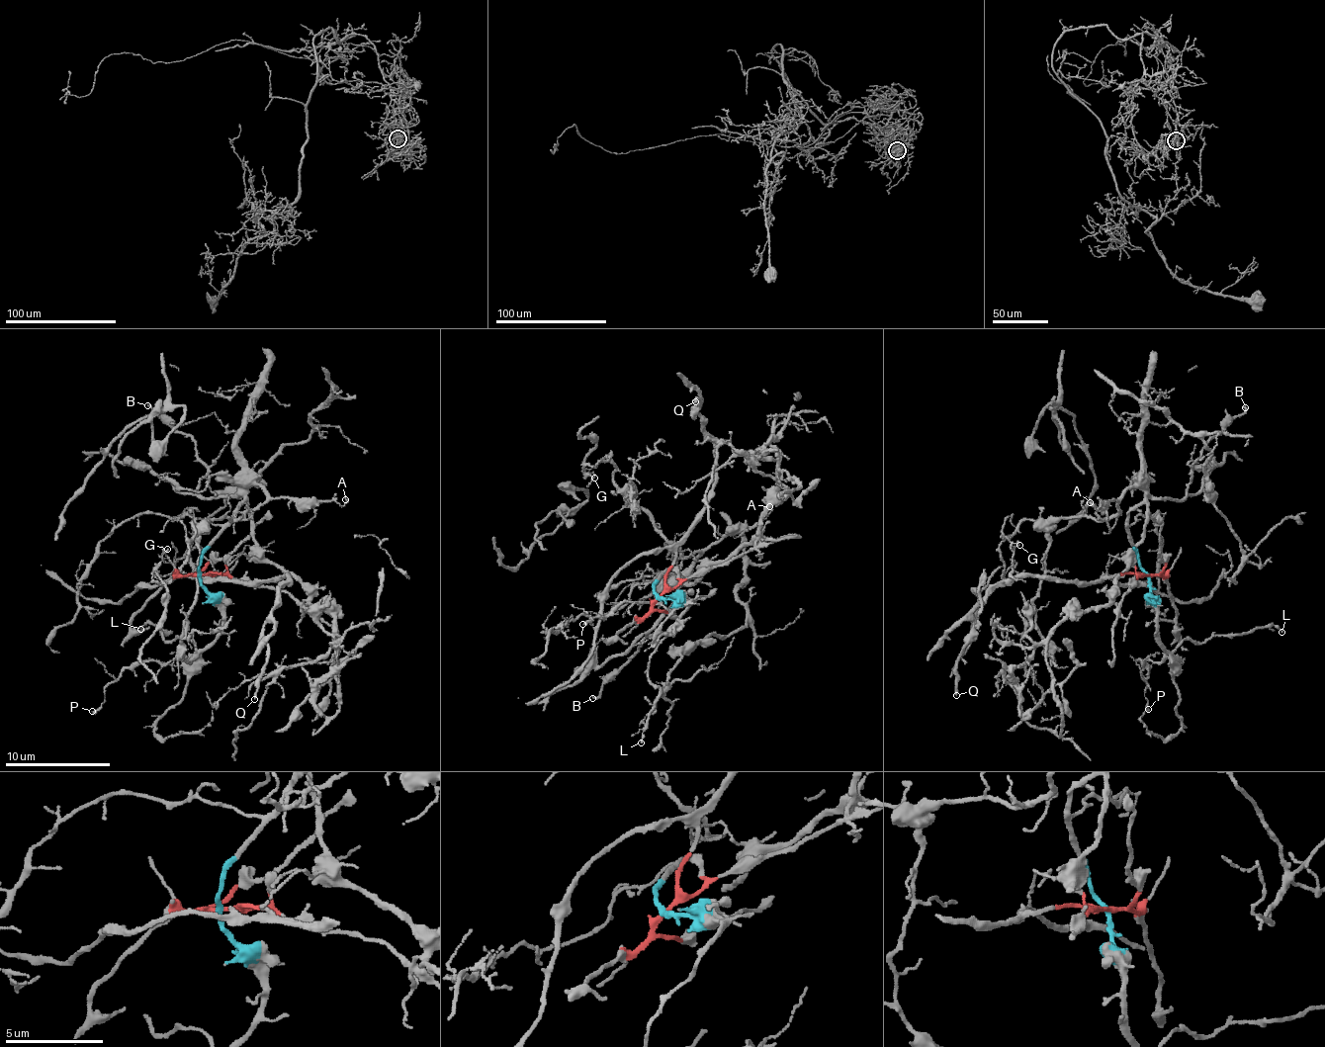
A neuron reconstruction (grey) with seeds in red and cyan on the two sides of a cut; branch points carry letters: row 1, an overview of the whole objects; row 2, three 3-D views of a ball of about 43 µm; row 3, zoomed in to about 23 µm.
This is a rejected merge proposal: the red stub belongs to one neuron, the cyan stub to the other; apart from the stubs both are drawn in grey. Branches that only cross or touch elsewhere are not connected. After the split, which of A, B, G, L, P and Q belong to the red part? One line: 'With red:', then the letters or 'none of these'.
With red: Q

